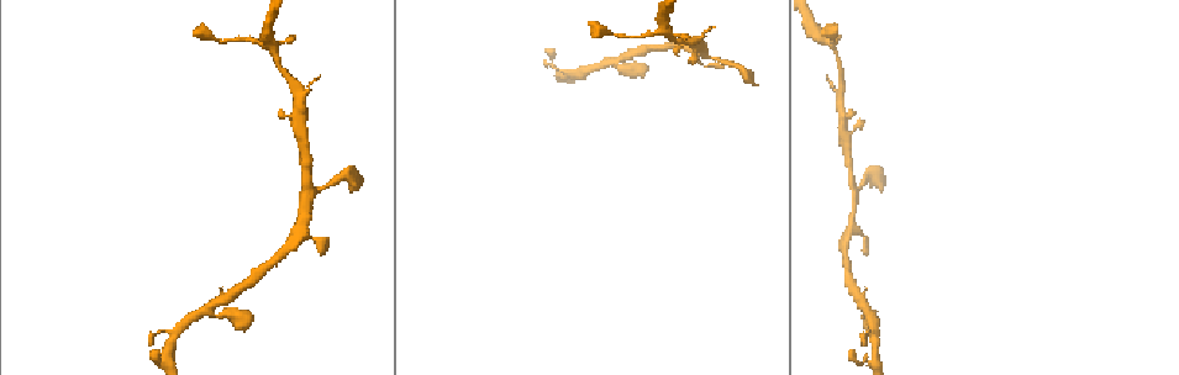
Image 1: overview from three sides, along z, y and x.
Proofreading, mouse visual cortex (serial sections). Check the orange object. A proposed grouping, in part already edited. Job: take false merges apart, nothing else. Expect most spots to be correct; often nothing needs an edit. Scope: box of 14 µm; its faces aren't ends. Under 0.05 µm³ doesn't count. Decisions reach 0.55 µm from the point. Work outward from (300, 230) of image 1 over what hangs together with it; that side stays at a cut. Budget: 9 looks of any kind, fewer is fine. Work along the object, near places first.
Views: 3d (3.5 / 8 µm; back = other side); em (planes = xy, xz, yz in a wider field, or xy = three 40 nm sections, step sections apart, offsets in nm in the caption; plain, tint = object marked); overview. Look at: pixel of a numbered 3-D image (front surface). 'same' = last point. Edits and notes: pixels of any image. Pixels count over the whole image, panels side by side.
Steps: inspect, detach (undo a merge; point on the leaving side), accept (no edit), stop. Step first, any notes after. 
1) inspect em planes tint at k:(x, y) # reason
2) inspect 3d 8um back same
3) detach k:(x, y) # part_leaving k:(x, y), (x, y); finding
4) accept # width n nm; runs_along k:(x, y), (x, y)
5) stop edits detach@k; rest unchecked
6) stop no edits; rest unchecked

inspect 3d 3.5um back at 1:(703, 56) # branch point

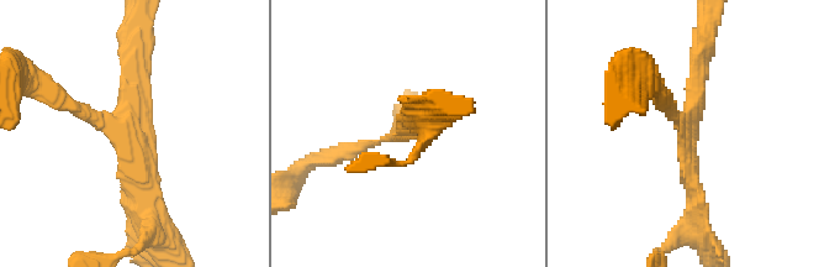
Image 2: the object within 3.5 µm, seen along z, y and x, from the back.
inspect em xy step 3 tint at 2:(687, 137) # arms 3; arm_widths 150, 250, 250 nm; shape alone is not enough

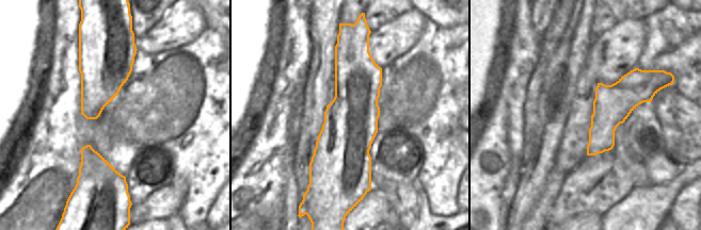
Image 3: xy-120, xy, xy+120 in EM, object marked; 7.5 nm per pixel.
accept # one cell here

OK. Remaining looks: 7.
inspect 3d 3.5um at 1:(208, 308) # three arms meet

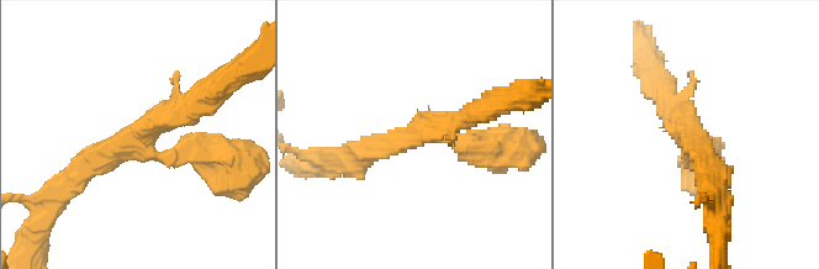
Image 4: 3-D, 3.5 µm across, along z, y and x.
inspect em xy step 5 tint at 4:(693, 134) # need the tissue

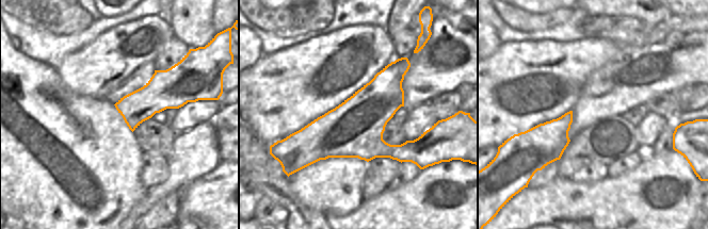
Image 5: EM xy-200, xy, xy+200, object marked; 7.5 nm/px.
accept # arm_widths 250, 300, 350 nm; all the same cell

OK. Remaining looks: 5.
inspect 3d 8um at 1:(874, 364) # branch point

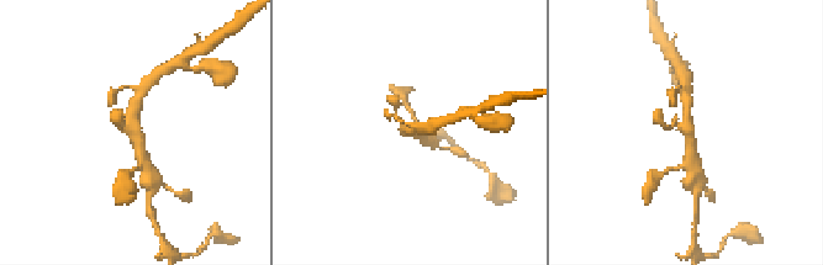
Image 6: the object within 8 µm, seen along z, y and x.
inspect em planes tint at 6:(128, 125) # need the tissue

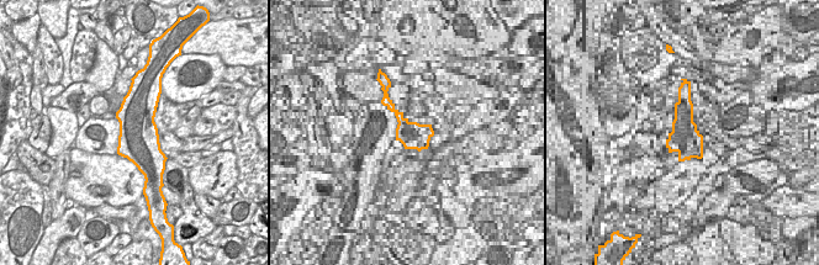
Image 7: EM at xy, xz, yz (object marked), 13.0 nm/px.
accept # runs_along 6:(685, 91), (689, 139), (696, 150); continuous, no second cell

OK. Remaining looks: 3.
inspect 3d 3.5um at 1:(833, 45)

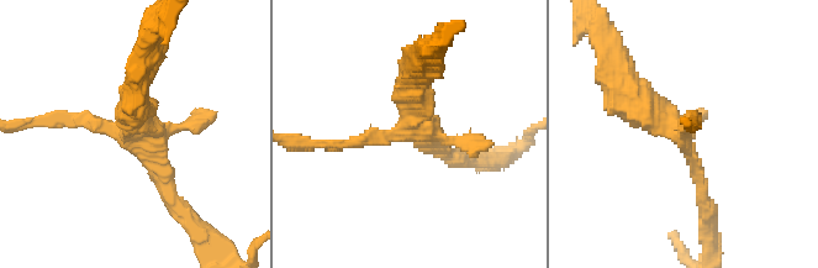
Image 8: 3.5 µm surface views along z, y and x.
inspect em xy step 5 tint at 8:(417, 133) # shape alone is not enough

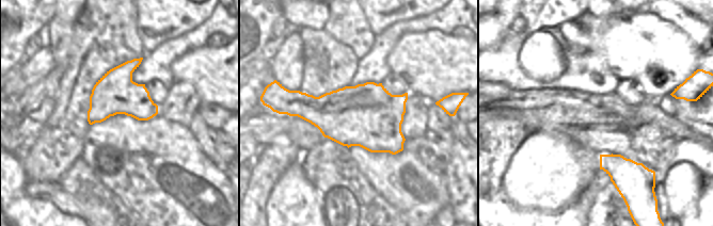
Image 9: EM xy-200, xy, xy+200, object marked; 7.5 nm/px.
accept # runs_along 8:(703, 200), (685, 135), (628, 82); all the same cell

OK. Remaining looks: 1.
stop no edits; rest unchecked

